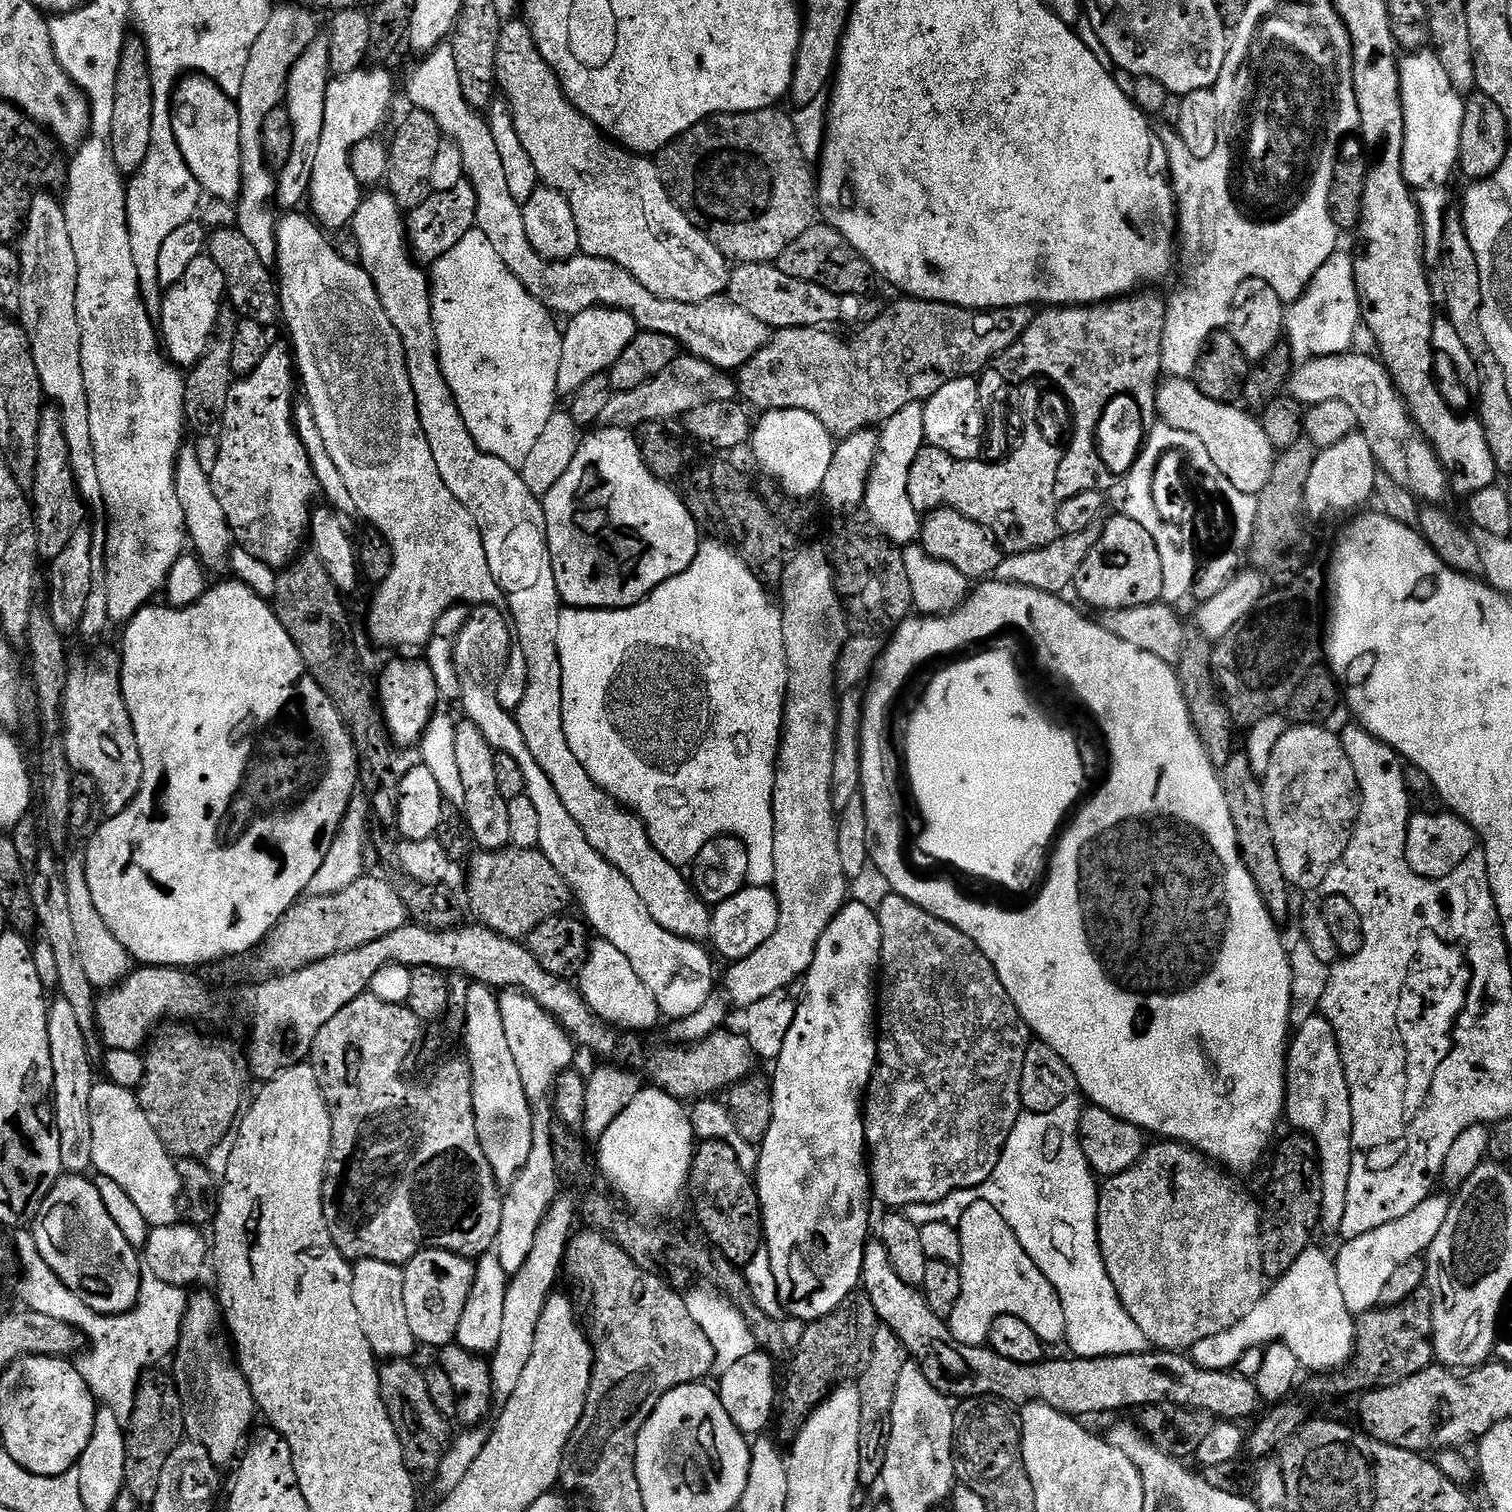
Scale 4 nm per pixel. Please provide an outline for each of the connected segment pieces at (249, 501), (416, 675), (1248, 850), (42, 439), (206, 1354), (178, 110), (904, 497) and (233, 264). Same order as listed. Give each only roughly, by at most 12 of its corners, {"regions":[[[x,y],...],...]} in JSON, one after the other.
{"regions":[[[273,343],[226,398],[210,468],[235,543],[275,570],[318,496],[298,373]],[[392,660],[378,703],[393,745],[423,741],[441,703],[431,666]],[[1247,751],[1223,765],[1240,856],[1270,914],[1284,922],[1294,892]],[[55,407],[38,426],[30,499],[51,562],[81,527],[82,501]],[[193,1291],[170,1372],[187,1439],[217,1466],[258,1409],[220,1341],[219,1299]],[[189,74],[172,94],[174,138],[201,189],[236,202],[236,101]],[[923,403],[878,432],[862,508],[897,546],[917,543],[910,466],[926,446]],[[235,226],[209,235],[241,317],[281,319],[277,277]]]}

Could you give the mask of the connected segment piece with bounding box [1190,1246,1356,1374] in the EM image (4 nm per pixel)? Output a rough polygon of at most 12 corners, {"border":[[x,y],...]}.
{"border":[[1310,1246],[1230,1330],[1190,1359],[1226,1372],[1284,1344],[1301,1369],[1353,1359],[1336,1261]]}

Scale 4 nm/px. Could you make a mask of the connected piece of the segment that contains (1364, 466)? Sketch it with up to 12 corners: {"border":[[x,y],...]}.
{"border":[[1363,432],[1319,449],[1304,487],[1309,517],[1373,499],[1378,469]]}

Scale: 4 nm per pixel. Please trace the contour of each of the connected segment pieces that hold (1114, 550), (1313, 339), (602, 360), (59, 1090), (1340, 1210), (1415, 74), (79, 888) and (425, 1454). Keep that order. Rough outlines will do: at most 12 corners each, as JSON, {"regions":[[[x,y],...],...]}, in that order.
{"regions":[[[1131,515],[1116,516],[1076,575],[1104,612],[1157,603],[1162,558]],[[1337,250],[1284,317],[1296,362],[1342,354],[1361,327],[1354,259]],[[621,308],[582,310],[563,329],[557,393],[571,398],[634,342]],[[63,998],[48,1010],[52,1095],[68,1174],[92,1168],[89,1037]],[[1336,1031],[1291,1037],[1287,1123],[1318,1146],[1320,1222],[1339,1230],[1354,1114]],[[1435,51],[1399,65],[1404,177],[1443,189],[1465,97]],[[83,855],[62,867],[70,914],[98,990],[123,985],[132,956],[110,934],[86,880]],[[408,1358],[379,1365],[382,1402],[413,1477],[454,1439]]]}

